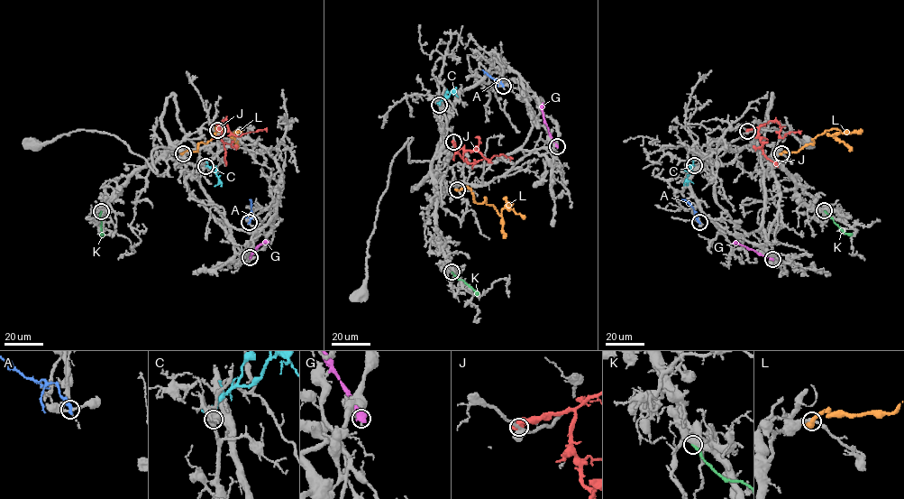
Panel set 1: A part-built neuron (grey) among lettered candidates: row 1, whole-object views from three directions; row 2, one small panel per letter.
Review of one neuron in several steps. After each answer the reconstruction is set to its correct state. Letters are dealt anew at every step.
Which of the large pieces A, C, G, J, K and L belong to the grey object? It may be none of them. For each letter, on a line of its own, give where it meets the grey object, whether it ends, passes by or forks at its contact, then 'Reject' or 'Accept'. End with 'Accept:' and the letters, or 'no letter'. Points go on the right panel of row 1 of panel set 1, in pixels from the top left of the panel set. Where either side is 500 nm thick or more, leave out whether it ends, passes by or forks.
A: Touches grey at (699, 222). It ends there. Reject
C: Touches grey at (694, 165). It ends there. Accept
G: Touches grey at (772, 259). Reject
J: Touches grey at (747, 131). Reject
K: Touches grey at (824, 210). Reject
L: Touches grey at (781, 153). It passes by. Reject
Accept: C

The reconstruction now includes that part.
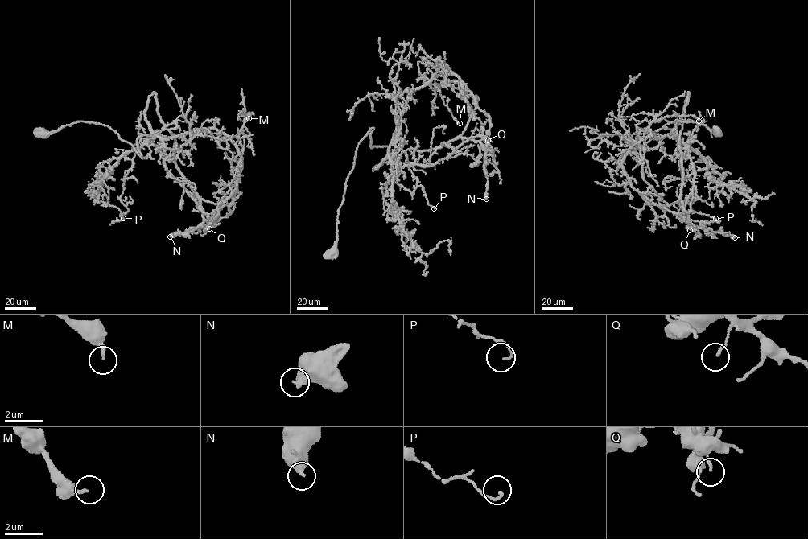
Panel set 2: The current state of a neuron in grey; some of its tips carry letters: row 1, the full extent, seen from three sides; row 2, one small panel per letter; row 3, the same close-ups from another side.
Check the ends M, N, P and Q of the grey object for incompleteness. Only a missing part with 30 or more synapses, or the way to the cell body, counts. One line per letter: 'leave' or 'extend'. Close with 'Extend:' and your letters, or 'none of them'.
M: leave
N: leave
P: leave
Q: leave
Extend: none of them

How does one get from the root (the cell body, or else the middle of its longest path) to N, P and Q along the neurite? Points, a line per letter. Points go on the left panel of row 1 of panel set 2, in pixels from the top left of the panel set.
N: (44, 133), (100, 124), (140, 156), (138, 137), (155, 136), (146, 143), (209, 224), (170, 236)
P: (44, 133), (77, 121), (100, 124), (140, 156), (138, 137), (155, 136), (125, 172), (123, 218)
Q: (44, 133), (77, 121), (100, 124), (140, 156), (138, 137), (155, 136), (146, 143), (160, 151), (209, 228)

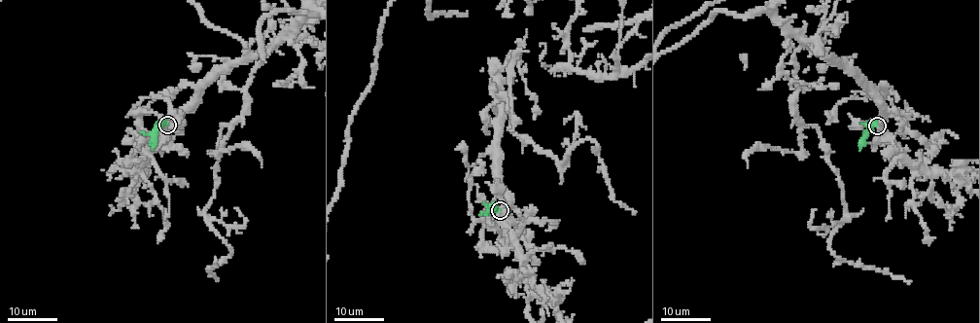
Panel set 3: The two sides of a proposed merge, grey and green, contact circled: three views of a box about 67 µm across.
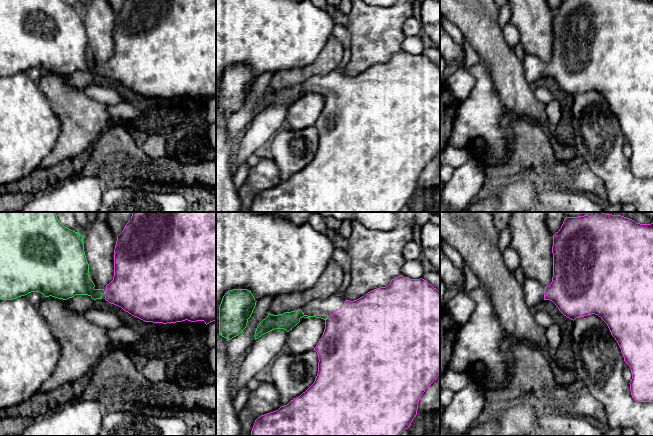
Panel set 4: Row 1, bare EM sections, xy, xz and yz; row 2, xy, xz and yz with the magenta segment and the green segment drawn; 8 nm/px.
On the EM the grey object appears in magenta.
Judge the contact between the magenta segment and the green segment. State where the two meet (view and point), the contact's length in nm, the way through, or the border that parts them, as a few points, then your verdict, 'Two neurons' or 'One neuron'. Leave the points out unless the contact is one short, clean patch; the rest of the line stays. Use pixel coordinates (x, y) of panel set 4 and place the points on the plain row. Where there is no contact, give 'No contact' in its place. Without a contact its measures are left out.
Touches magenta at xz (327, 94). Shared border 50 nm. Path across: xz (353, 111), (327, 94), (297, 90). One neuron

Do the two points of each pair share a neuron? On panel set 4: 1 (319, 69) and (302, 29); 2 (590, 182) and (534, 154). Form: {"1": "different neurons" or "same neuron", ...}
{"1": "different neurons", "2": "same neuron"}

